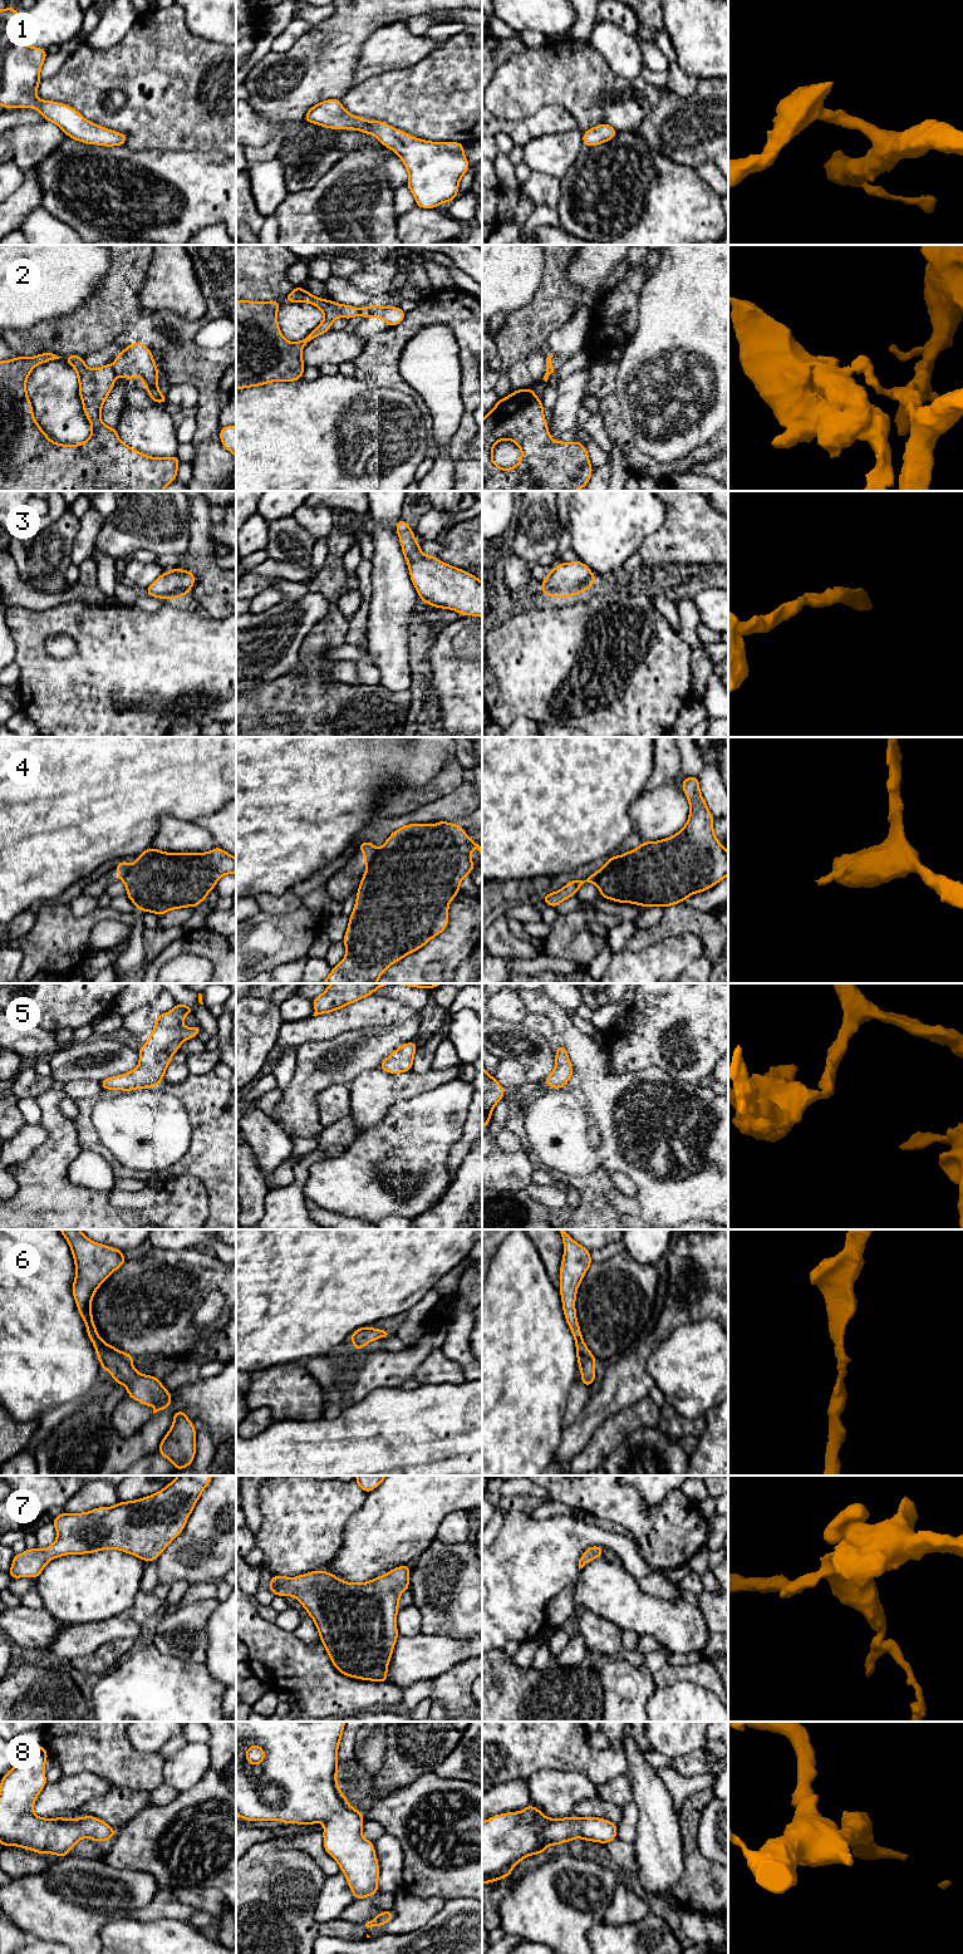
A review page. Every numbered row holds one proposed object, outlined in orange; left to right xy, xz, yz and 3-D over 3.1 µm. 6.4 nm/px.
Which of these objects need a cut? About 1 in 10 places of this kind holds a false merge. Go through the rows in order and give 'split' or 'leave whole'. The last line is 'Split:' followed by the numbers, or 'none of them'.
1: leave whole
2: split
3: leave whole
4: split
5: leave whole
6: leave whole
7: leave whole
8: leave whole
Split: 2, 4

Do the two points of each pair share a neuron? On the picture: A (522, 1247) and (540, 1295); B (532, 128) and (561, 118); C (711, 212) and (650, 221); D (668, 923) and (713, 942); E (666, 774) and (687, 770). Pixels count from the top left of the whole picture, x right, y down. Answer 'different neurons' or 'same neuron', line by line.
A: same neuron
B: same neuron
C: same neuron
D: same neuron
E: different neurons

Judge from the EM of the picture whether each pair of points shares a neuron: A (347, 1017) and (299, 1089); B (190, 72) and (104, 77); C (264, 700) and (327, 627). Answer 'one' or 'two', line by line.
A: two
B: one
C: one

